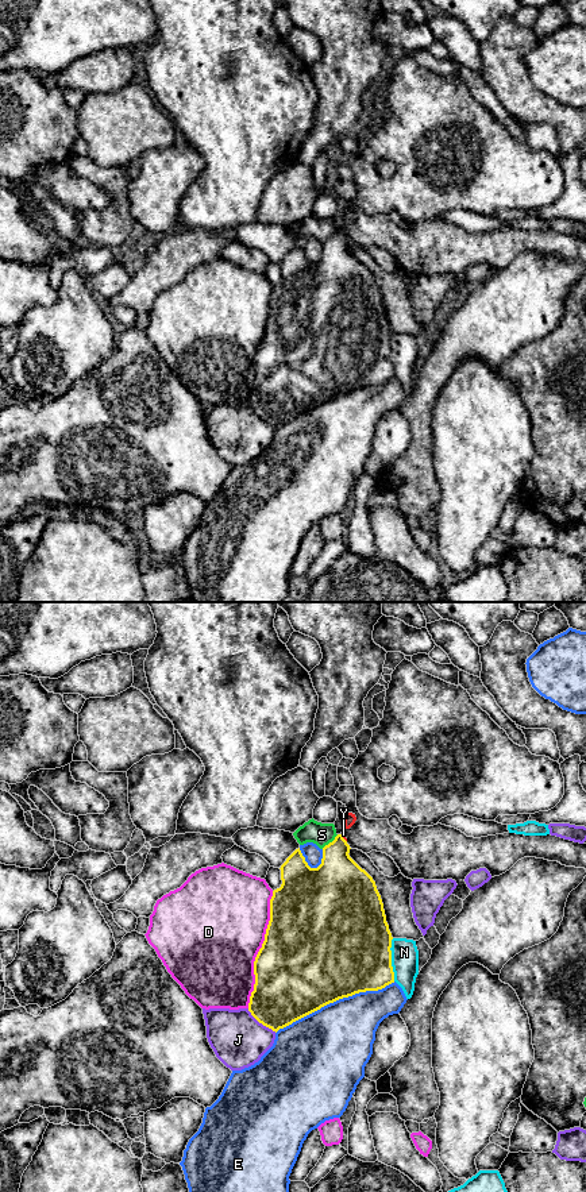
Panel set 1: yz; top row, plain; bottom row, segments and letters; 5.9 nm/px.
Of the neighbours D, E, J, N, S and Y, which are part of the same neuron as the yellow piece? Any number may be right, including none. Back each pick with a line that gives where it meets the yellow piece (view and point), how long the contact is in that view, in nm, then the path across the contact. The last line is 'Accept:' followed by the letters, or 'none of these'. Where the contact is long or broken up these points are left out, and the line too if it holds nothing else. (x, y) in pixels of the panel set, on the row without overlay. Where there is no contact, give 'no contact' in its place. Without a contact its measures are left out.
Y: yz (343, 234) | 60 nm | across yz (339, 276), (343, 234), (343, 230)
Accept: Y

